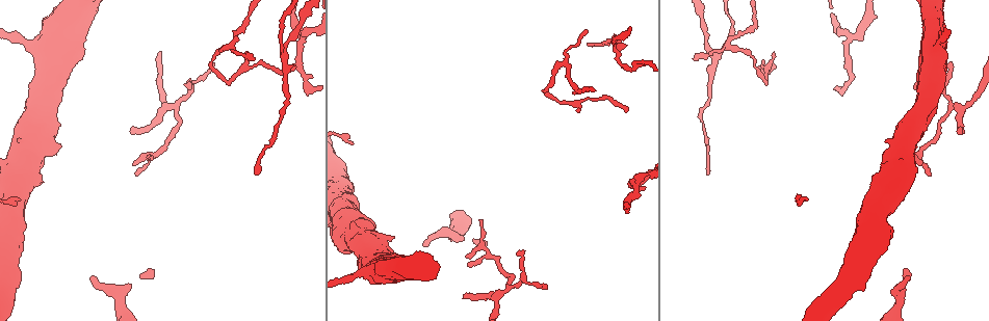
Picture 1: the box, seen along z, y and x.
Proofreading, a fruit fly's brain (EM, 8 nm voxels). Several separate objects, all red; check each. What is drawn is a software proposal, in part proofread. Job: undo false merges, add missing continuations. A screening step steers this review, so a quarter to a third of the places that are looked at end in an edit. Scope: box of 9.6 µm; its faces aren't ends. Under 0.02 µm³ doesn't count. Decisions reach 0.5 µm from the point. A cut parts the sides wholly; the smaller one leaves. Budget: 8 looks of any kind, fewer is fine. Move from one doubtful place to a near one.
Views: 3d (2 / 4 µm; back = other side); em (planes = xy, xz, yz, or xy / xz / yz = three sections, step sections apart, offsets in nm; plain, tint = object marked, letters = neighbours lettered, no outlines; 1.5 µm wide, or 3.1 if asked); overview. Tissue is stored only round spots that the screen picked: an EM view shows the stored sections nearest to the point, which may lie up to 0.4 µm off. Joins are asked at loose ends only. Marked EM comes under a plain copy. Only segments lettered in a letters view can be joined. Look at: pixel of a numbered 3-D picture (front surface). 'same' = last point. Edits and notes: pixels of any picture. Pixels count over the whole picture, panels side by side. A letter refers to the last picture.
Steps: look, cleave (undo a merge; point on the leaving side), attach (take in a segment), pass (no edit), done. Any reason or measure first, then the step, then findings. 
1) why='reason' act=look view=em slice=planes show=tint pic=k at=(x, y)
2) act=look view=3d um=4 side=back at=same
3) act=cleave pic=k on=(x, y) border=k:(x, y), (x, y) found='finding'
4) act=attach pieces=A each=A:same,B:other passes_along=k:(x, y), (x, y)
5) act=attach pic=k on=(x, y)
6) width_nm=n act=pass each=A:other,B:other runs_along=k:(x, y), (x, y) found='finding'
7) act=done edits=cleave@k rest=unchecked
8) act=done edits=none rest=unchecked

why='free end' act=look view=em slice=planes show=letters pic=1 at=(913, 87)

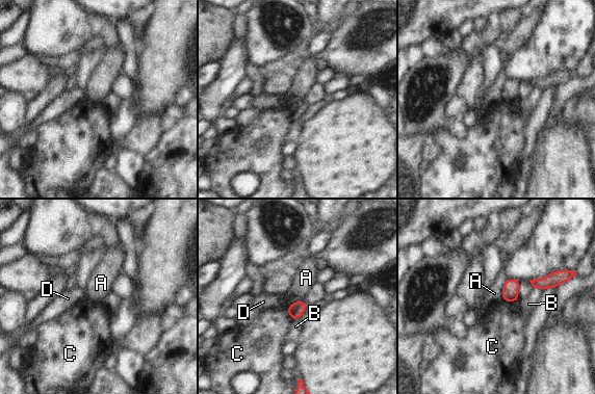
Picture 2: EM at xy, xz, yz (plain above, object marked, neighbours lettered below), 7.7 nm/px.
longest_contact=A:160nm act=pass each=A:other,B:other,C:other,D:other border=2:(507, 279), (500, 297) found='no lettered segment goes on from it'

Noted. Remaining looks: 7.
why='free end' act=look view=em slice=planes show=letters pic=1 at=(149, 154)

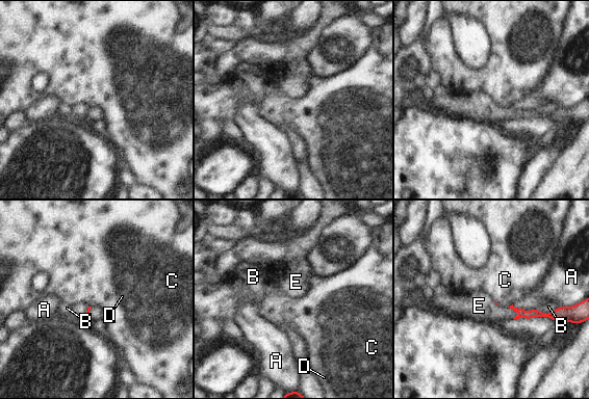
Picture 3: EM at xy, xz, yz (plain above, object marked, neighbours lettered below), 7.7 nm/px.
act=attach pic=3 on=(483, 309) each=A:other,B:other,C:other,D:other,E:same passes_along=3:(534, 312), (515, 312), (483, 309) found='the cell continues'

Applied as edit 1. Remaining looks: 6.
why='arms part here' act=look view=3d um=2 pic=1 at=(303, 38)

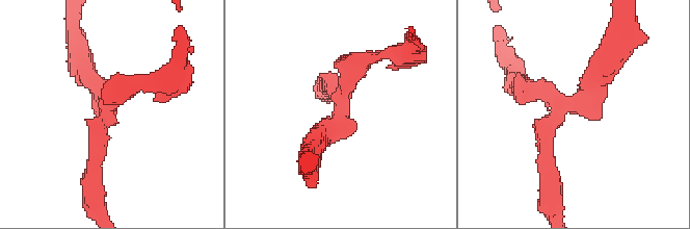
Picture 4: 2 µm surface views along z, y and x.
arms=3 arm_widths_nm=190,220,220 act=look view=em slice=planes show=letters pic=4 at=(344, 102)

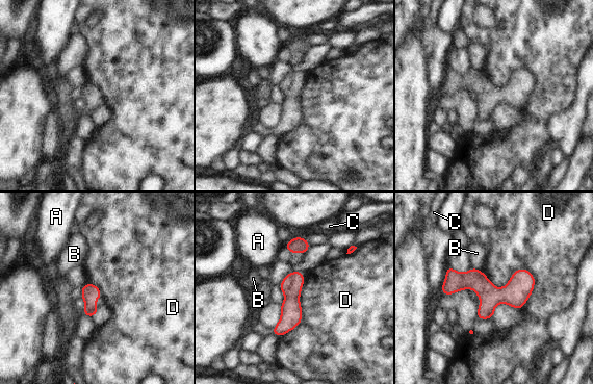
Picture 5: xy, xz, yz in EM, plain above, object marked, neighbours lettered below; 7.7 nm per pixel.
act=pass each=A:other,B:other,C:other,D:other border=5:(484, 274), (536, 282) found='one cell here'

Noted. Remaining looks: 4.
act=done edits=attach@3 rest=unchecked

